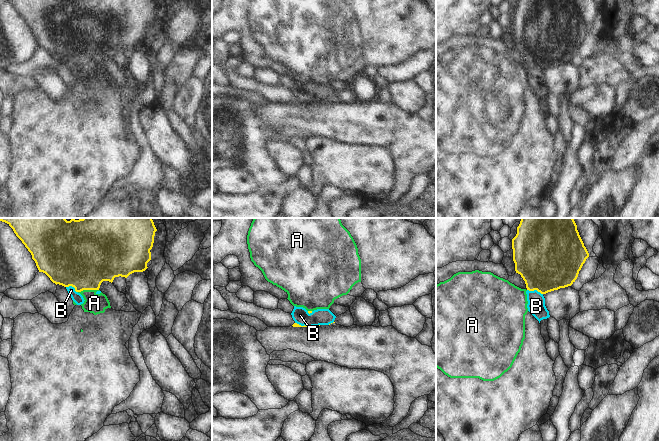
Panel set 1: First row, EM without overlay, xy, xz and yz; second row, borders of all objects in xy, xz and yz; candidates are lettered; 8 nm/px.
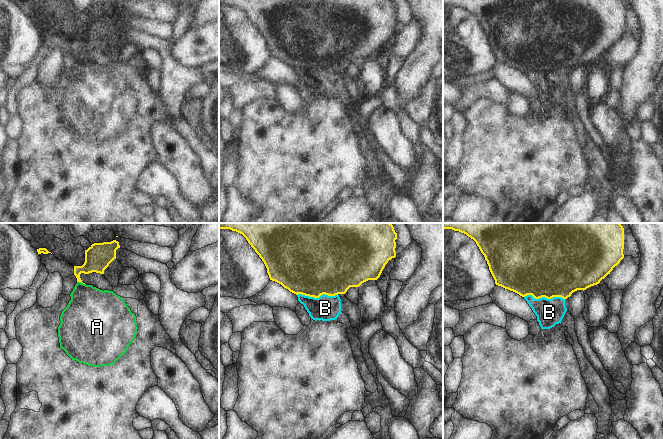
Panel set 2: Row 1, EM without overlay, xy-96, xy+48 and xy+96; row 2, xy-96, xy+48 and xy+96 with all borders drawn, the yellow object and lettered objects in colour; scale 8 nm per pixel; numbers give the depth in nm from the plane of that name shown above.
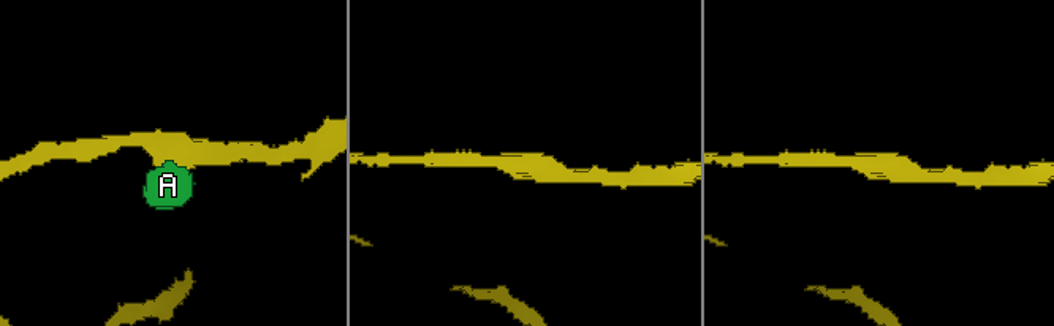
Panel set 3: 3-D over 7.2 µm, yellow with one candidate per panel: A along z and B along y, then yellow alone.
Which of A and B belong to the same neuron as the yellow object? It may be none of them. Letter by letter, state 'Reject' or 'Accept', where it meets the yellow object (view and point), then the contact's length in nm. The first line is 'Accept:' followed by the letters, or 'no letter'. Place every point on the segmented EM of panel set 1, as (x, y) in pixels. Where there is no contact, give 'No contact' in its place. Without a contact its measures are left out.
Accept: B
A: Reject. Touches yellow at xy (88, 289). Shared border 170 nm
B: Accept. Touches yellow at yz (535, 289). Shared border 130 nm.

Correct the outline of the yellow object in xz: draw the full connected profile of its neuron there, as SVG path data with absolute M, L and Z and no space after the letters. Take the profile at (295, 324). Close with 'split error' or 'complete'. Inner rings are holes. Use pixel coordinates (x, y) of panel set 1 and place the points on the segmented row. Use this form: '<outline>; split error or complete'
M296 307L291 313L295 323L293 327L312 327L320 325L330 325L335 323L336 316L329 309L317 309L314 311L307 311L303 307Z; split error

